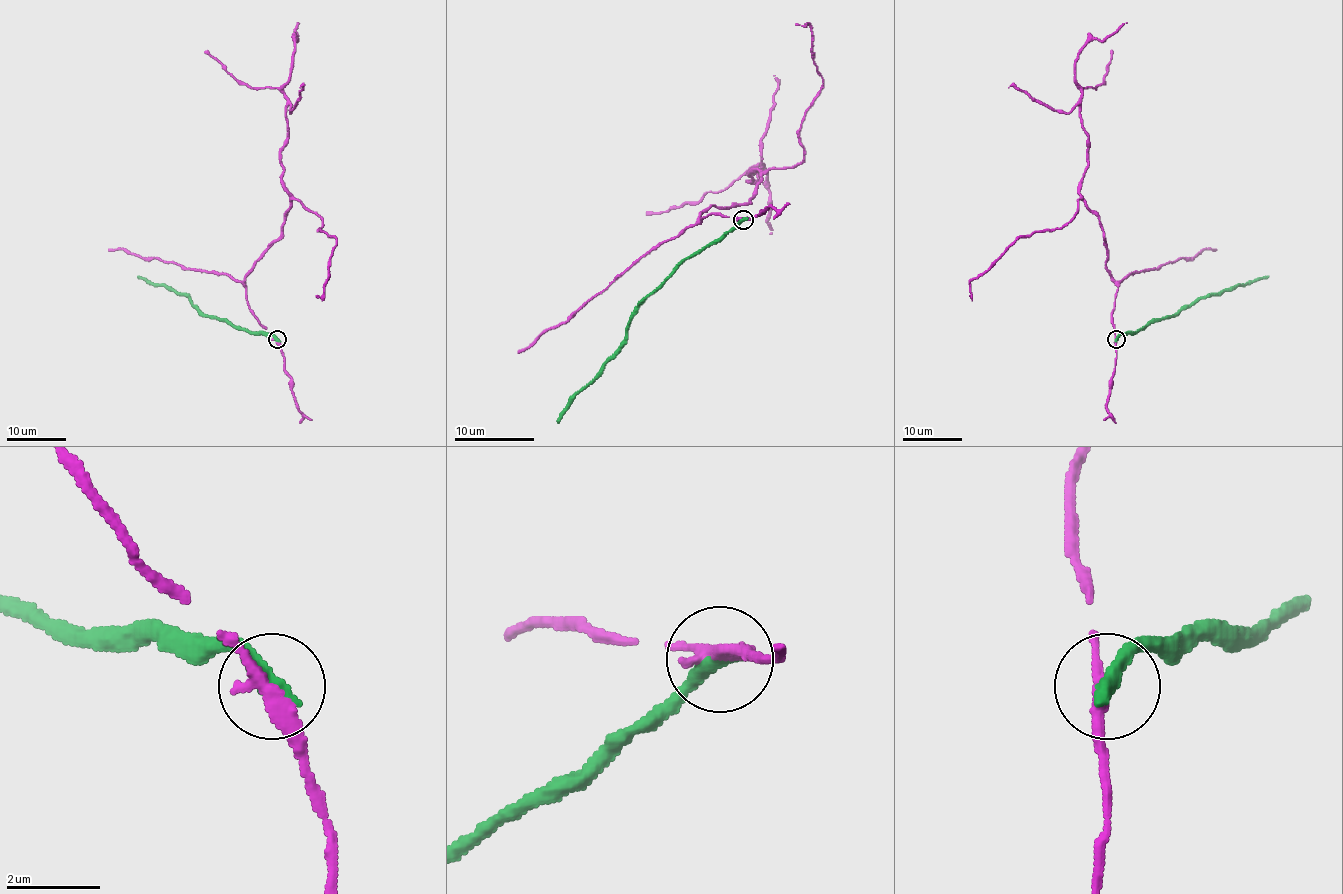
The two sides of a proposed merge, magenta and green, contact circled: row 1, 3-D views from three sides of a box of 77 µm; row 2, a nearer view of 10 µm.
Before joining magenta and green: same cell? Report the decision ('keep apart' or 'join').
keep apart

